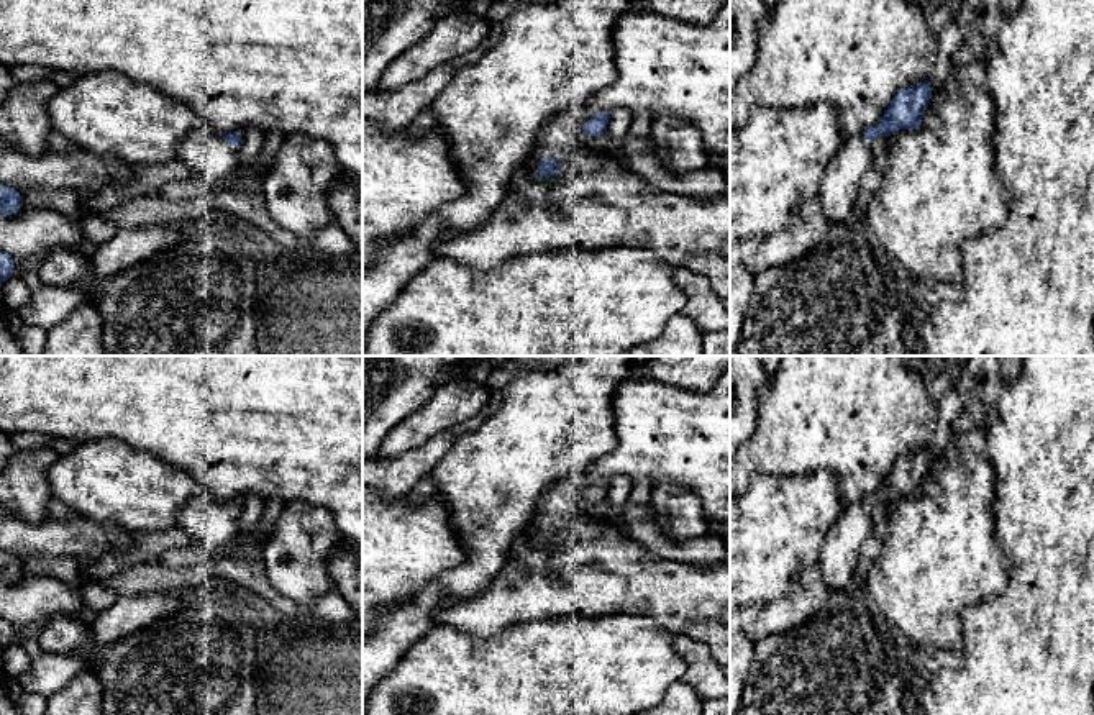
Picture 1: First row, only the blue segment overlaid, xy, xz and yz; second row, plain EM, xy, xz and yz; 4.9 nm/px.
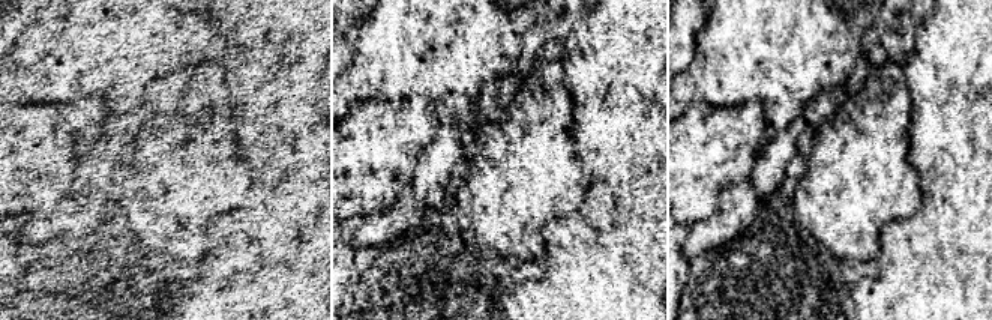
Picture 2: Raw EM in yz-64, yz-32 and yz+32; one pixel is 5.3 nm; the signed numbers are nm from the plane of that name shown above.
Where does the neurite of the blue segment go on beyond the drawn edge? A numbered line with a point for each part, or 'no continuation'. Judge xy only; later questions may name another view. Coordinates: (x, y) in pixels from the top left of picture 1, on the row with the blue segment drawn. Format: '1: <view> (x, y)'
1: xy (210, 158)

